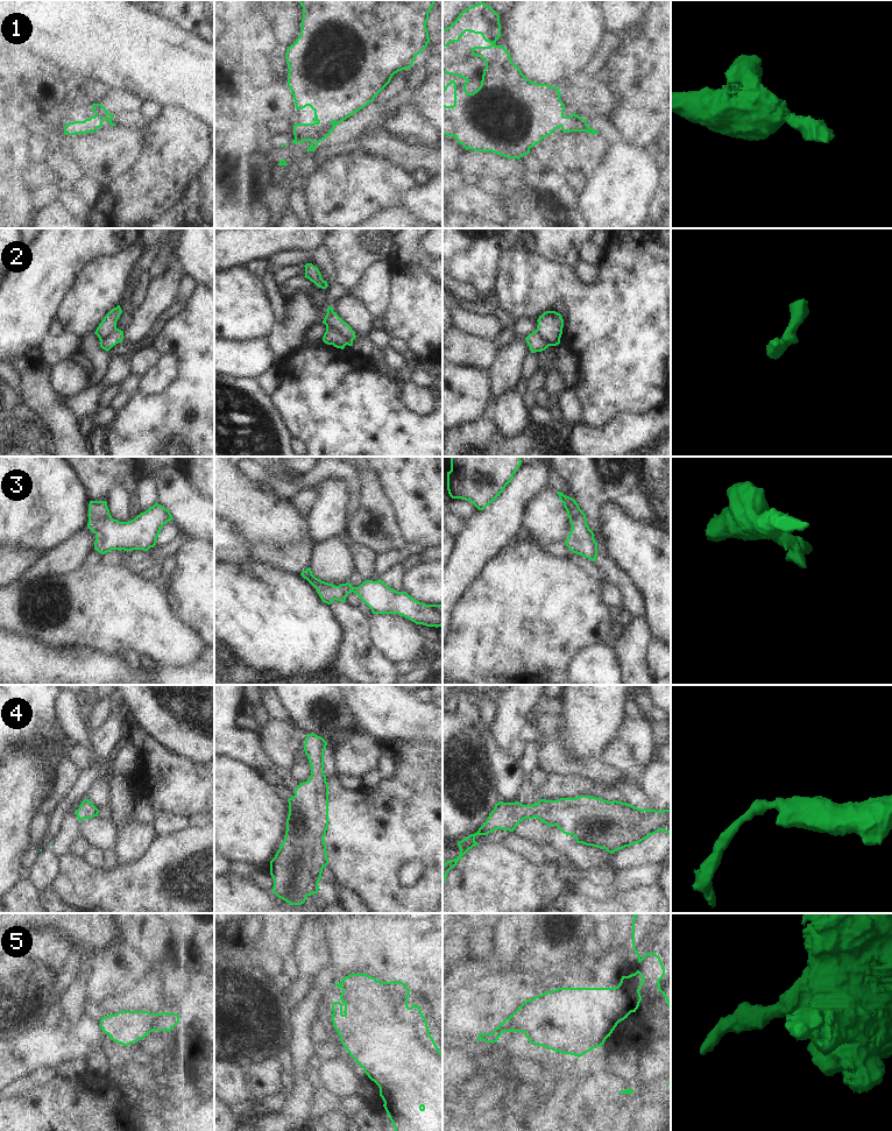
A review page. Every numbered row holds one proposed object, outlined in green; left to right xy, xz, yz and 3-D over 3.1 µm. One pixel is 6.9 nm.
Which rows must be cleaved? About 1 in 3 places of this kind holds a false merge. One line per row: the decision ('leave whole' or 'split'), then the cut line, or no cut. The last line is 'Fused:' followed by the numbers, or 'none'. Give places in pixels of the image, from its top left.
1: leave whole; cut none
2: split; cut xz (326, 325), (332, 325), (352, 340)
3: leave whole; cut none
4: leave whole; cut none
5: leave whole; cut none
Fused: 2

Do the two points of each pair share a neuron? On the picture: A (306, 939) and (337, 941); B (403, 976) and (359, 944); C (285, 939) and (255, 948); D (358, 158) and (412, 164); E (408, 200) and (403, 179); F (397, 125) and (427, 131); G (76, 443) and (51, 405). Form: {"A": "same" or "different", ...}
{"A": "different", "B": "same", "C": "same", "D": "different", "E": "different", "F": "same", "G": "same"}

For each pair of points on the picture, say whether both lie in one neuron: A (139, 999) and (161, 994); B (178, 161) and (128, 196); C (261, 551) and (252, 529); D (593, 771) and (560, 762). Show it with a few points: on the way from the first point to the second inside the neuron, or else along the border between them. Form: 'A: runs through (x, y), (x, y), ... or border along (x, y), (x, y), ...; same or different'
A: runs through (144, 996), (155, 994); same
B: runs through (165, 172), (141, 196); same
C: border along (235, 523), (239, 531), (249, 541), (283, 545); different
D: runs through (585, 769), (568, 768); same

